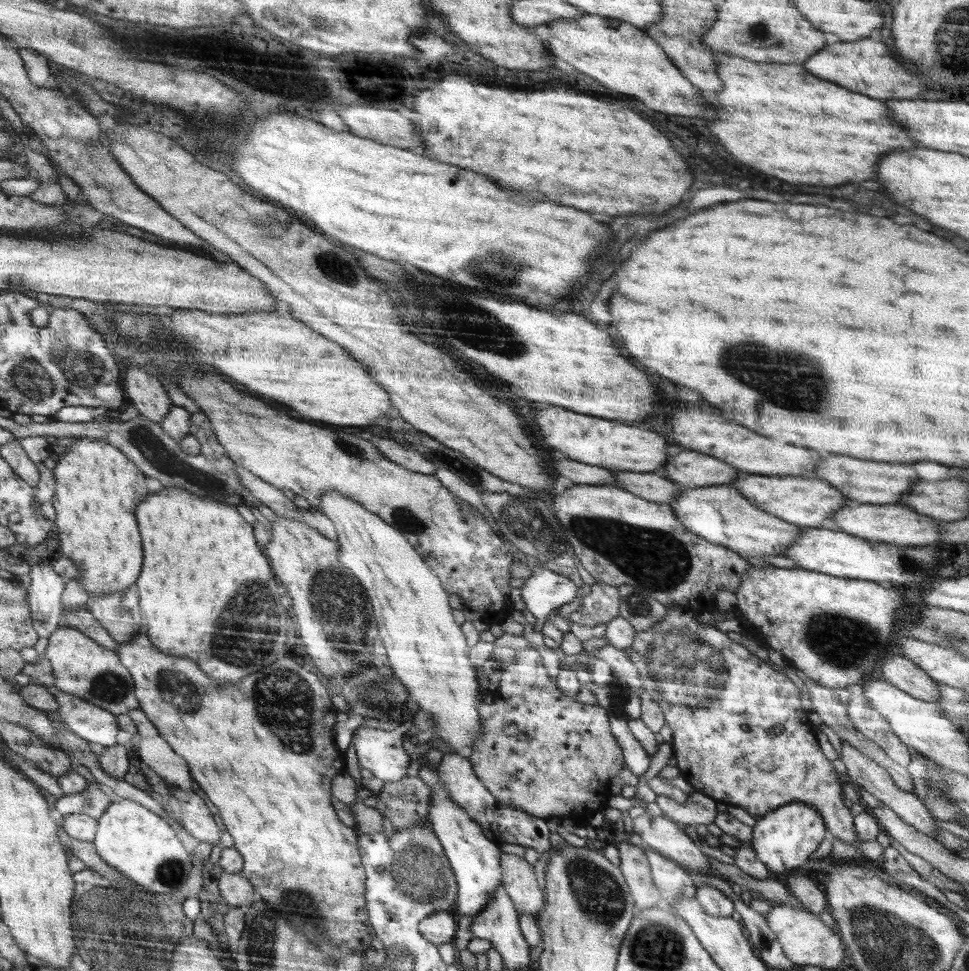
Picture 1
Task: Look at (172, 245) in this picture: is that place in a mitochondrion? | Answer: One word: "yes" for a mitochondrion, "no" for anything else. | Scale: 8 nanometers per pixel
no

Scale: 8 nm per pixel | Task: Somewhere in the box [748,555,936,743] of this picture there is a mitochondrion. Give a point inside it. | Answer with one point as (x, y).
(844, 644)

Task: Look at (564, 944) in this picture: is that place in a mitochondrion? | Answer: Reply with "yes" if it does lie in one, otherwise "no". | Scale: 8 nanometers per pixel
no

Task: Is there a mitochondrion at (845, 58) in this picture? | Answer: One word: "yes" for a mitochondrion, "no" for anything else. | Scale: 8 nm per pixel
no

